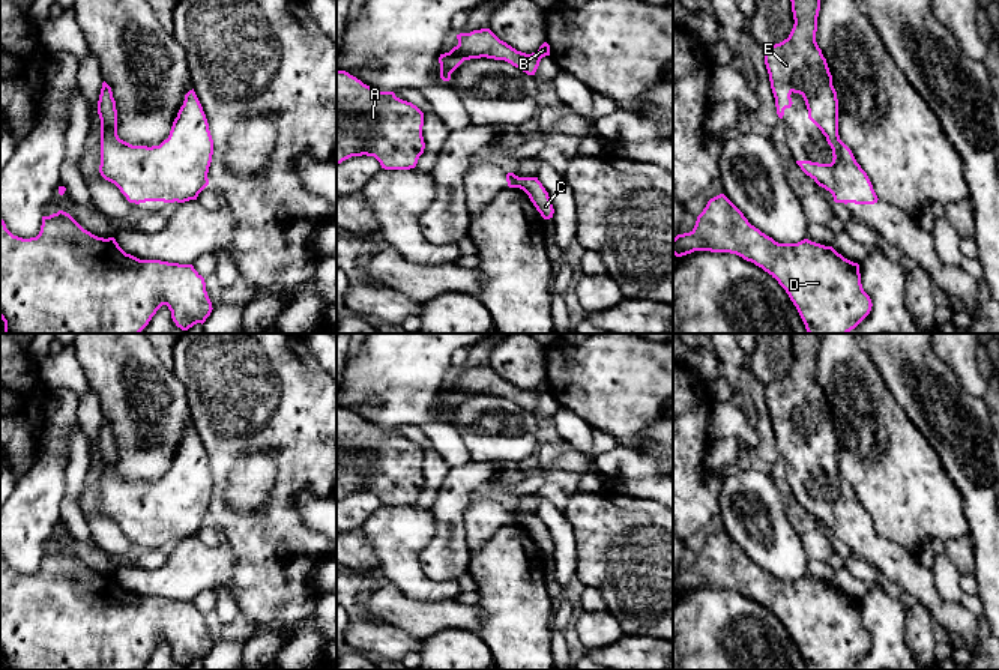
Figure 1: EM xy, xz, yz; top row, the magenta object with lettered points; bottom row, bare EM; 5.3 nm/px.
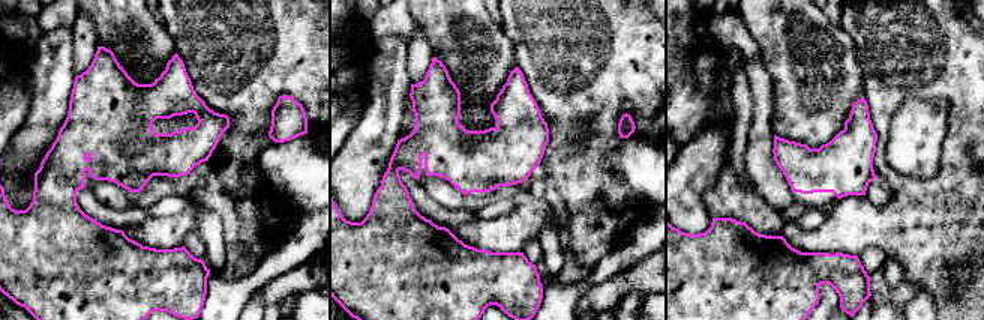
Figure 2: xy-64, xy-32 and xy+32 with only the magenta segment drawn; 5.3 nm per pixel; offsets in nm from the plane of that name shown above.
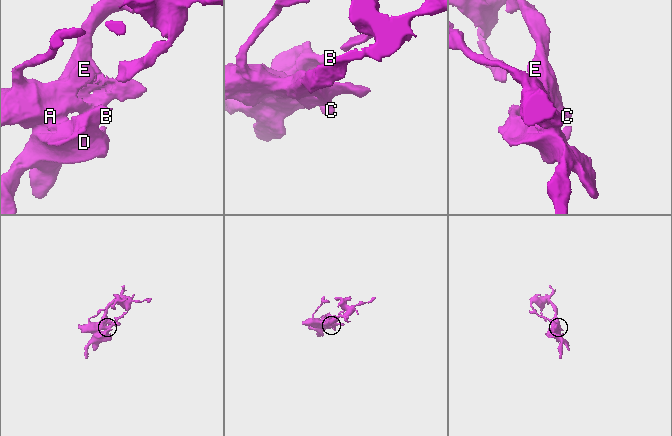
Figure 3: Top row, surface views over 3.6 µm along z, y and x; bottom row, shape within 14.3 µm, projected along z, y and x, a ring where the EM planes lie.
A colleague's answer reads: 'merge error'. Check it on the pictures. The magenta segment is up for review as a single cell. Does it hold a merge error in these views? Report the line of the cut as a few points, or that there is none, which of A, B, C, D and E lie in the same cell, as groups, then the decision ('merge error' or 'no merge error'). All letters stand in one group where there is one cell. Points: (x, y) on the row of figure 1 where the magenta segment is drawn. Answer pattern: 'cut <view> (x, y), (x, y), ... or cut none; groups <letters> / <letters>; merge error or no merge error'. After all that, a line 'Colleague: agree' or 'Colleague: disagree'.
cut none; groups A B C D E; no merge error
Colleague: disagree

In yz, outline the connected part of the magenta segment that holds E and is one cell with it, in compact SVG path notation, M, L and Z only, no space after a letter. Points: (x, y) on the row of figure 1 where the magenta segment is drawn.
M790 0L793 12L793 29L787 39L765 50L765 65L769 74L771 89L775 98L777 114L780 119L784 110L792 107L792 93L799 93L807 105L808 119L822 131L832 149L832 162L819 164L811 161L796 161L801 170L819 186L829 191L835 203L874 204L877 195L867 173L856 162L852 150L838 135L838 99L832 86L826 59L816 42L817 17L820 0Z

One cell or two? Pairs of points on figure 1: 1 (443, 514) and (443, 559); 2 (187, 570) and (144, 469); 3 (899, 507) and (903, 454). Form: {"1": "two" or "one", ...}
{"1": "one", "2": "two", "3": "one"}

